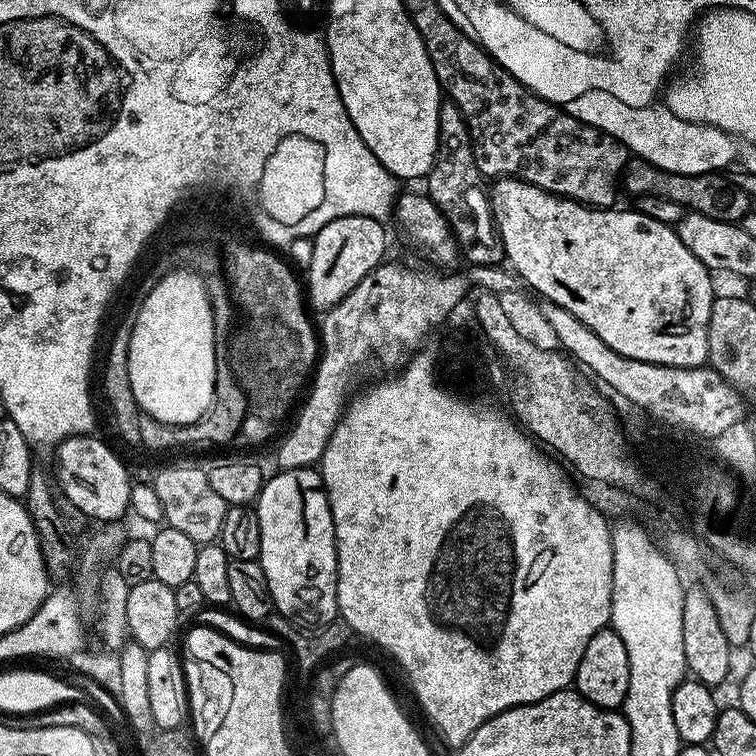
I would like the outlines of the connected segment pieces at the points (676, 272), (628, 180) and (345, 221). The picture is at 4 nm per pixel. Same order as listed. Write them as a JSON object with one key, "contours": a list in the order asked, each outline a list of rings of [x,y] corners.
{"contours":[[[[513,176],[497,179],[493,188],[490,188],[490,203],[492,219],[496,230],[500,234],[500,243],[504,245],[504,254],[507,263],[514,269],[515,275],[524,280],[536,292],[541,292],[543,299],[550,303],[564,307],[589,327],[594,334],[602,338],[606,346],[618,354],[630,359],[641,359],[642,362],[665,364],[672,367],[698,367],[708,364],[708,327],[710,326],[710,310],[714,299],[712,292],[713,273],[686,246],[682,246],[682,238],[678,238],[675,227],[663,224],[647,217],[635,210],[623,212],[620,206],[610,208],[590,208],[587,204],[580,204],[576,200],[567,200],[565,196],[556,196],[553,192],[542,190],[525,180],[515,180]]],[[[629,158],[624,164],[622,173],[622,188],[629,192],[632,198],[640,195],[653,195],[678,202],[679,206],[690,212],[706,214],[715,220],[743,221],[749,212],[753,211],[754,203],[748,198],[744,200],[744,192],[740,188],[732,188],[718,174],[698,174],[685,172],[678,174],[665,168],[659,168],[651,160],[643,158]]],[[[344,215],[327,223],[313,237],[314,255],[306,270],[304,290],[309,307],[316,308],[320,314],[334,307],[358,282],[380,265],[385,259],[385,225],[365,215]]]]}

